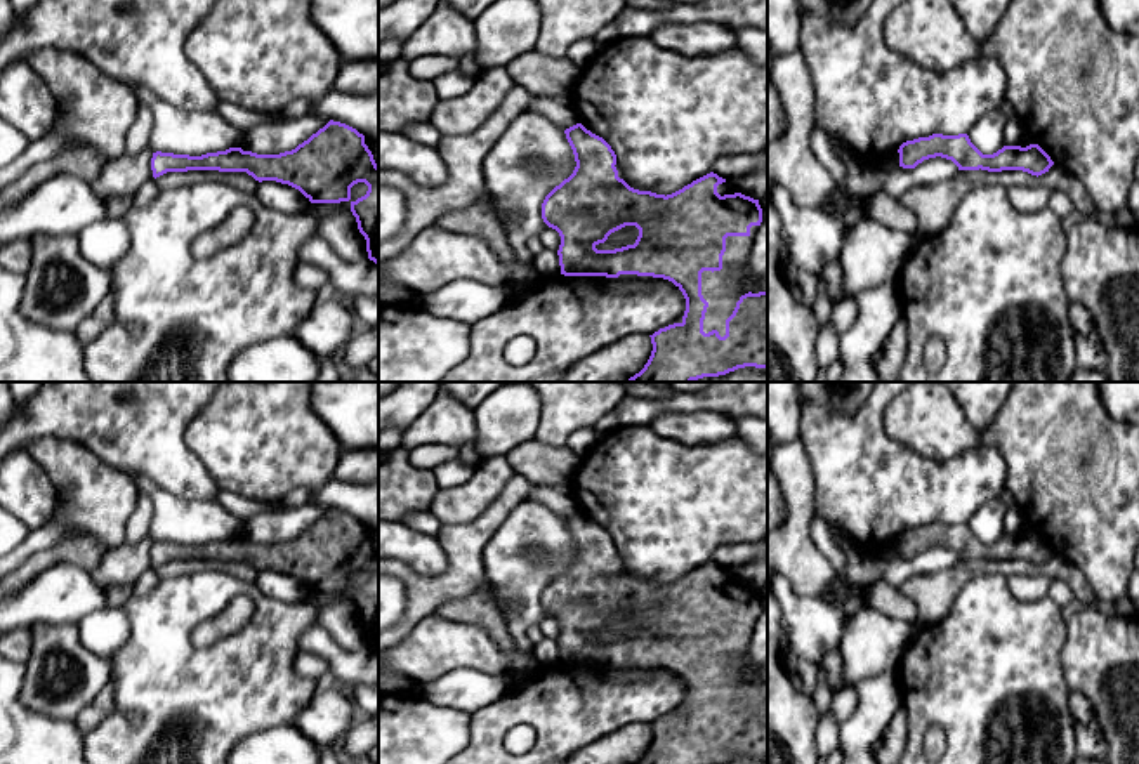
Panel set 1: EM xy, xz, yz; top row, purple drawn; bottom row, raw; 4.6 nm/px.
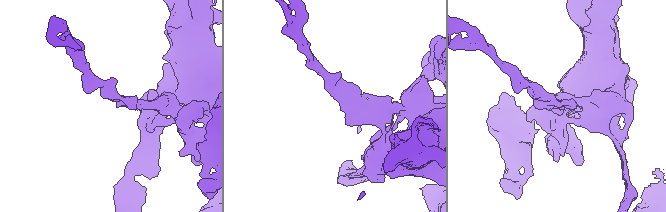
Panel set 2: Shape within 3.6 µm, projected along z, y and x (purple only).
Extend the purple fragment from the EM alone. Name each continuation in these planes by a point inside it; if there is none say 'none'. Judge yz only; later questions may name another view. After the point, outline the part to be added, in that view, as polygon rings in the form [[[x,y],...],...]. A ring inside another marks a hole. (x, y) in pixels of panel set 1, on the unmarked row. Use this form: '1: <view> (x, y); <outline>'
none

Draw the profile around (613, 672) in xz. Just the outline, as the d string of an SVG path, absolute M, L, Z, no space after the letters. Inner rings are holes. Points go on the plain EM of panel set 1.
M596 665L596 672L601 672L613 681L637 681L639 679L637 670L625 670L622 667Z

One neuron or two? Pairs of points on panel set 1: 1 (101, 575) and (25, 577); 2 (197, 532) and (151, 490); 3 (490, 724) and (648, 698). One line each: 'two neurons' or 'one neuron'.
1: two neurons
2: one neuron
3: one neuron

